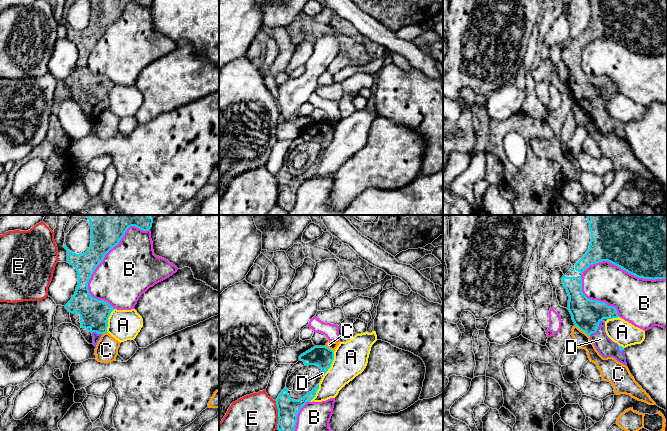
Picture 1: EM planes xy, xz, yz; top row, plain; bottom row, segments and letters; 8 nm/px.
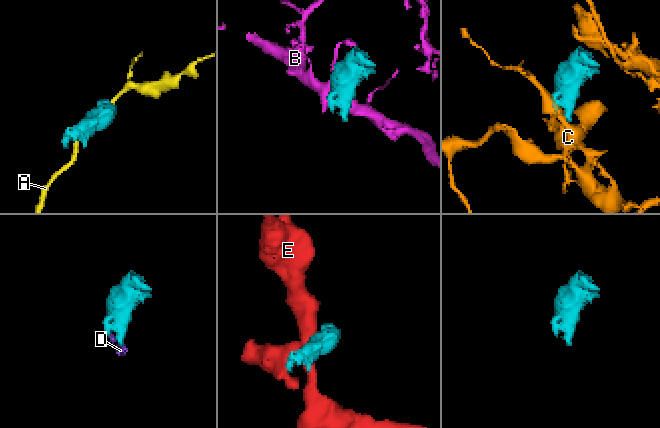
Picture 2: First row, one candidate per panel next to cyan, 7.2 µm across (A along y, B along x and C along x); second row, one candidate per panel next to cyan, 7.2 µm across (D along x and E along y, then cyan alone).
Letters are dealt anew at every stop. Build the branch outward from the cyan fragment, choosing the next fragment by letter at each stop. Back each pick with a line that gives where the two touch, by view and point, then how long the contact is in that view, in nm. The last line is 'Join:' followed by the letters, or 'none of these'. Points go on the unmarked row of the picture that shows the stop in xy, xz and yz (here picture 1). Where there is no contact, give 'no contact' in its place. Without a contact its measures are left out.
D: yz (597, 104) | 160 nm
Join: D

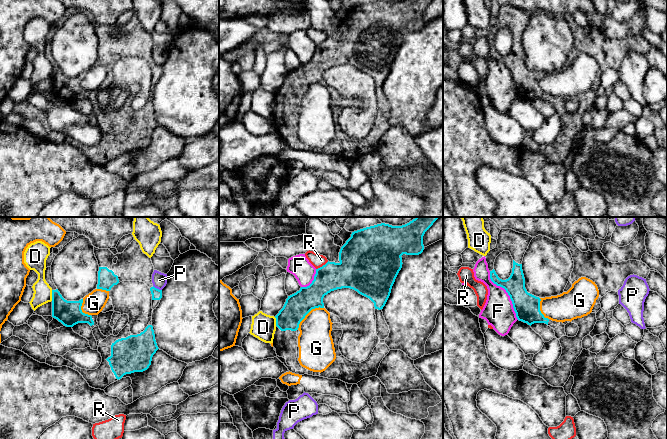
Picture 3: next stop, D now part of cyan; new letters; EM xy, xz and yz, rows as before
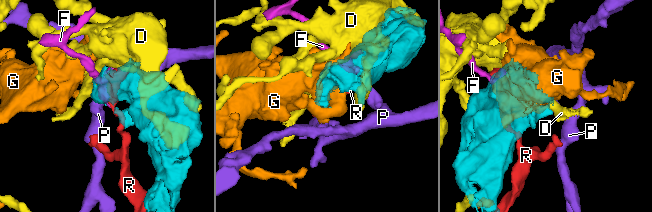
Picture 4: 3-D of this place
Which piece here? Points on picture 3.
Join: none of these

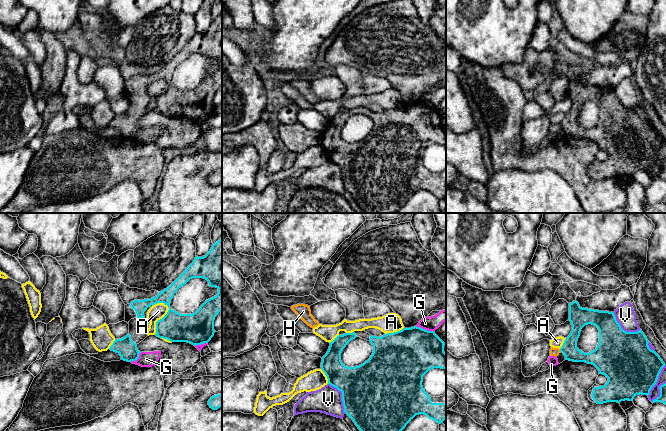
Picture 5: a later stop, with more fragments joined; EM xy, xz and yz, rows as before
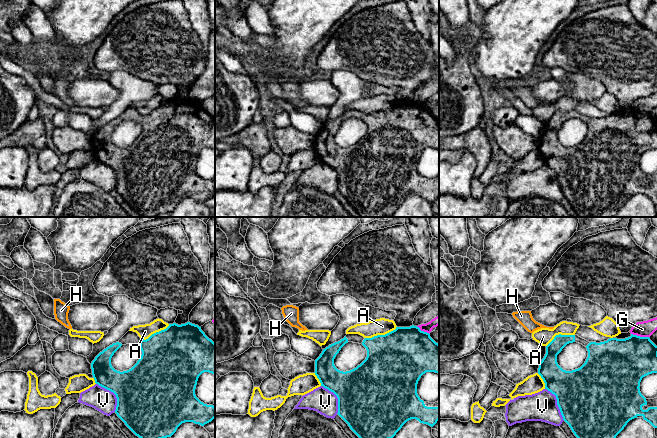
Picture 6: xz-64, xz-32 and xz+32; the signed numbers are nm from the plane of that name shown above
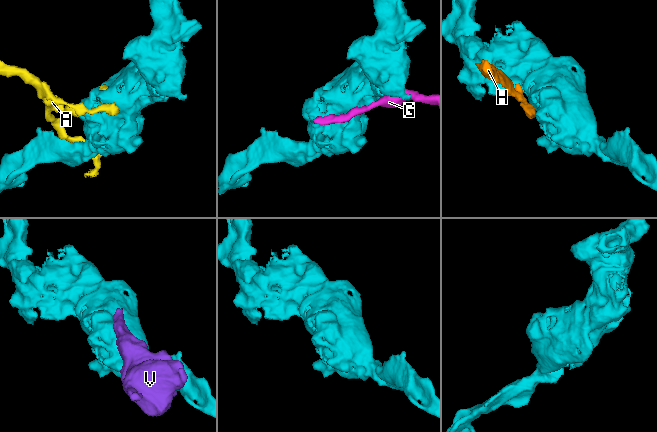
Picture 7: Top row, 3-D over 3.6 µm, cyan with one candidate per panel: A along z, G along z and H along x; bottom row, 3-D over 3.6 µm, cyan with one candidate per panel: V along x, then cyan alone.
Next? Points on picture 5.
Join: none of these

